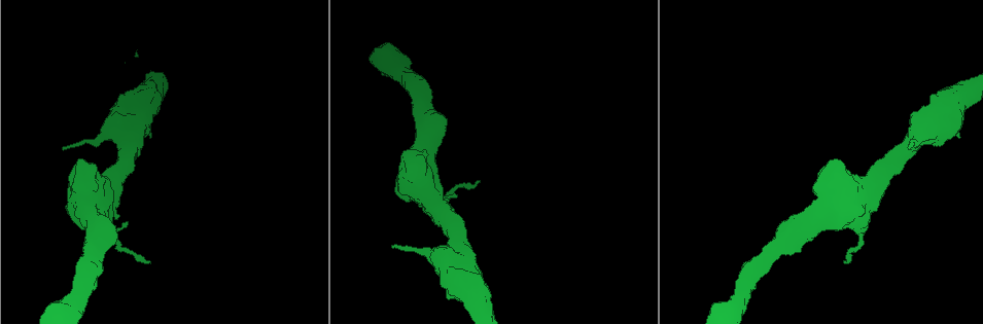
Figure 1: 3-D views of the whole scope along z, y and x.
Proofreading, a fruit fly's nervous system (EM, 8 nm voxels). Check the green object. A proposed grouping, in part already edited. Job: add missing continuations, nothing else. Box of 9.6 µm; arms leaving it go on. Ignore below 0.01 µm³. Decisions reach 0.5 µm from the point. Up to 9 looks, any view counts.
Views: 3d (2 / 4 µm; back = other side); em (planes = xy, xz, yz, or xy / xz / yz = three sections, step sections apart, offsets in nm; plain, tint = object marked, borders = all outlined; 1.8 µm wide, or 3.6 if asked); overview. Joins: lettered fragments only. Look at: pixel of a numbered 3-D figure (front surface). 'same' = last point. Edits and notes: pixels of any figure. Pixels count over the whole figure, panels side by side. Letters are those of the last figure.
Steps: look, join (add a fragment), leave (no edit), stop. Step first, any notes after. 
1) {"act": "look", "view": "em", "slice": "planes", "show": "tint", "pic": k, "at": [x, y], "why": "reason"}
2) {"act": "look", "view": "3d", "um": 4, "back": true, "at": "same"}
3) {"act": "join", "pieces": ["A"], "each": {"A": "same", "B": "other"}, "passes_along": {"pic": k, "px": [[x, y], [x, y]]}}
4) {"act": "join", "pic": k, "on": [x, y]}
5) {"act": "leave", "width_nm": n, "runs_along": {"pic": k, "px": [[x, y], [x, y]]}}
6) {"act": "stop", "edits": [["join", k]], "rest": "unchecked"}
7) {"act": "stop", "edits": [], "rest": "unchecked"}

{"act": "look", "view": "3d", "um": 4, "pic": 1, "at": [77, 161], "why": "stops while still wide"}

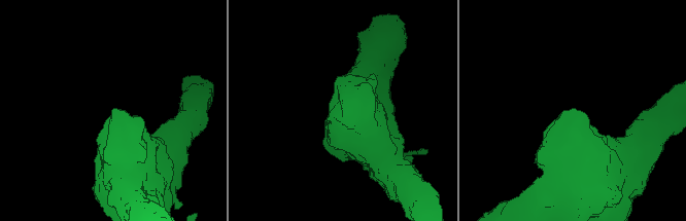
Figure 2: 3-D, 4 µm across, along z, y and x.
{"act": "look", "view": "em", "um": 3.6, "slice": "planes", "show": "borders", "pic": 2, "at": [344, 110]}

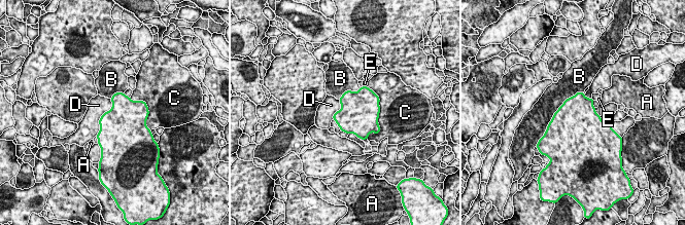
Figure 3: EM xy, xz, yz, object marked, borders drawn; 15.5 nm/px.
{"act": "leave", "each": {"A": "other", "B": "other", "C": "other", "D": "other", "E": "other"}, "found": "no lettered fragment goes on from it"}

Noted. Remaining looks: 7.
{"act": "look", "view": "3d", "um": 4, "pic": 1, "at": [479, 299], "why": "thick turns thin"}

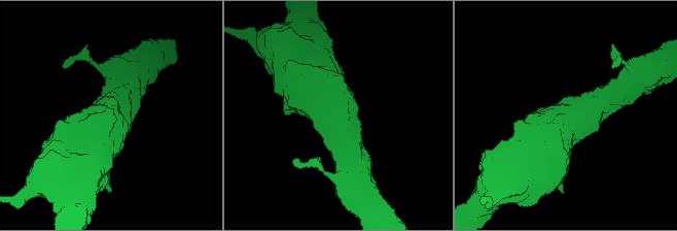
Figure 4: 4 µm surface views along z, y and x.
{"act": "look", "view": "em", "um": 3.6, "slice": "xz", "step": 8, "show": "tint", "pic": 4, "at": [336, 119], "why": "need the tissue"}

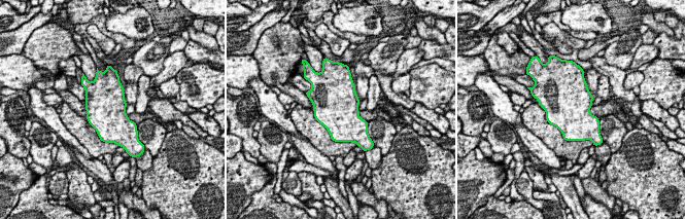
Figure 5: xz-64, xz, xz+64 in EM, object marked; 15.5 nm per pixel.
{"act": "look", "view": "em", "um": 3.6, "slice": "planes", "show": "borders", "at": "same", "why": "another direction"}

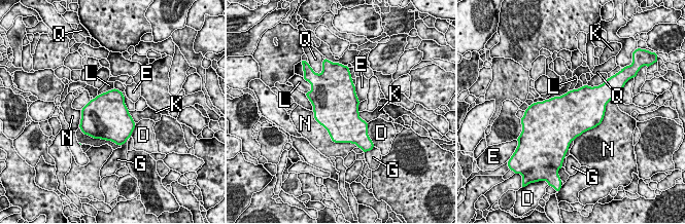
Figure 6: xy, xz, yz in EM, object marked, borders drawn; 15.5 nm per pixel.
{"act": "leave", "each": {"D": "other", "E": "other", "G": "other", "K": "other", "L": "other", "N": "other", "Q": "other"}, "border": {"pic": 6, "px": [[113, 87], [98, 96]]}, "found": "no lettered fragment goes on from it"}

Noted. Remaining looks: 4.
{"act": "look", "view": "em", "um": 3.6, "slice": "planes", "show": "plain", "pic": 1, "at": [478, 181], "why": "an open end"}

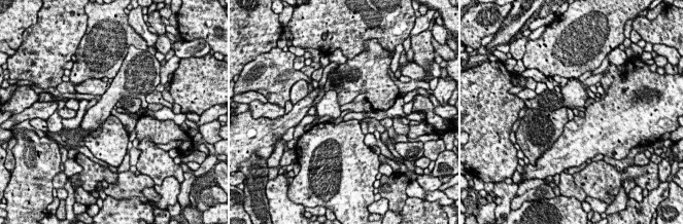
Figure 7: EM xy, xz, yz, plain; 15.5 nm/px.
{"act": "look", "view": "em", "um": 3.6, "slice": "planes", "show": "tint", "at": "same", "why": "where the object lies"}

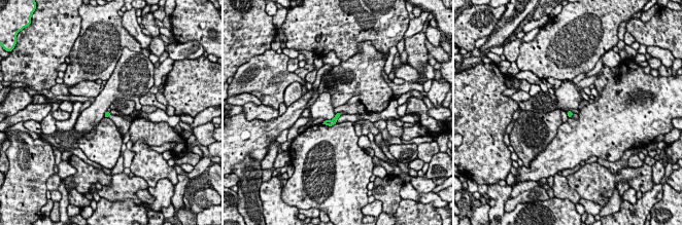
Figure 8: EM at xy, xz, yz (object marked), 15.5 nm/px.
{"act": "look", "view": "em", "um": 3.6, "slice": "planes", "show": "borders", "at": "same", "why": "what lies round it"}

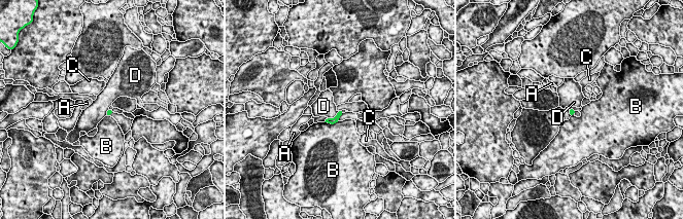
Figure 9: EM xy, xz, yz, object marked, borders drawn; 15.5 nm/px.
{"act": "leave", "each": {"A": "other", "B": "other", "C": "other", "D": "other"}, "border": {"pic": 9, "px": [[338, 111], [334, 117], [328, 118]]}, "found": "none of them fits"}

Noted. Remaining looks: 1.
{"act": "look", "view": "em", "slice": "planes", "show": "borders", "pic": 1, "at": [392, 245]}

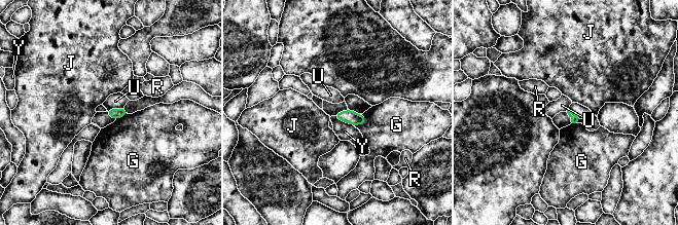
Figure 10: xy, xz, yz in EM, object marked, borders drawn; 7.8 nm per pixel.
{"act": "leave", "longest_contact_nm": ["Y", 180], "each": {"G": "other", "J": "other", "R": "other", "U": "other", "Y": "other"}, "border": {"pic": 10, "px": [[123, 107], [107, 110]]}, "found": "none of them fits"}

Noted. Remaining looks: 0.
{"act": "stop", "edits": [], "rest": "unchecked"}

